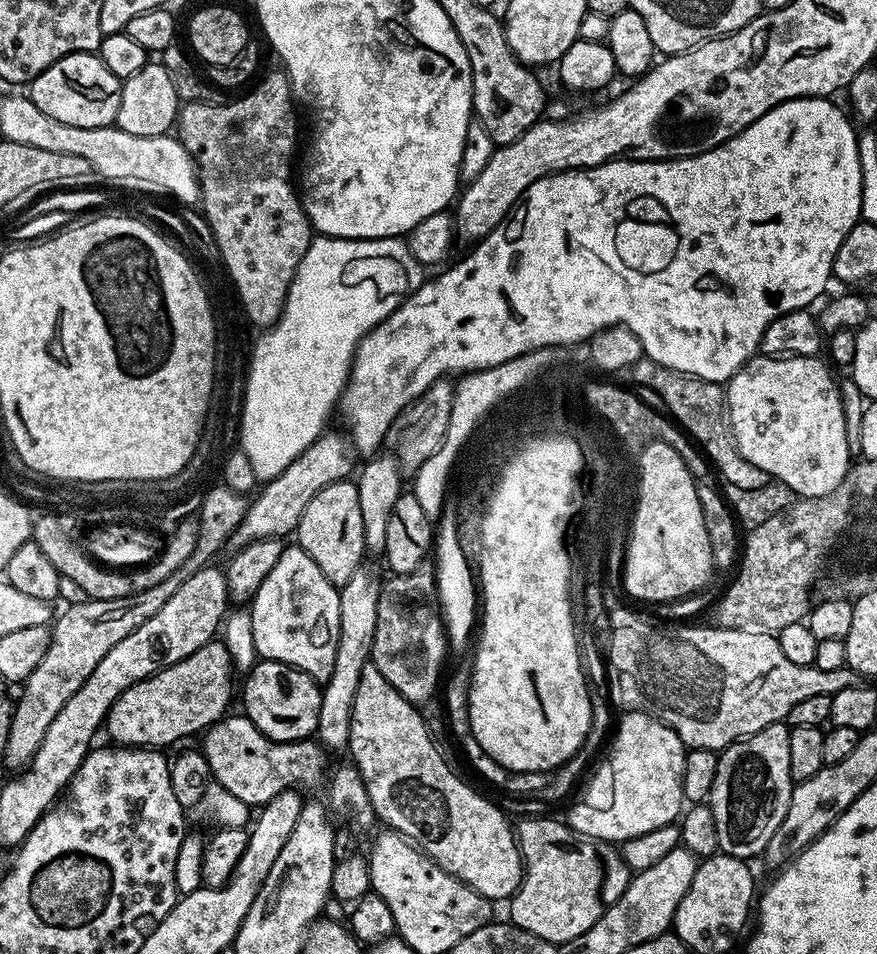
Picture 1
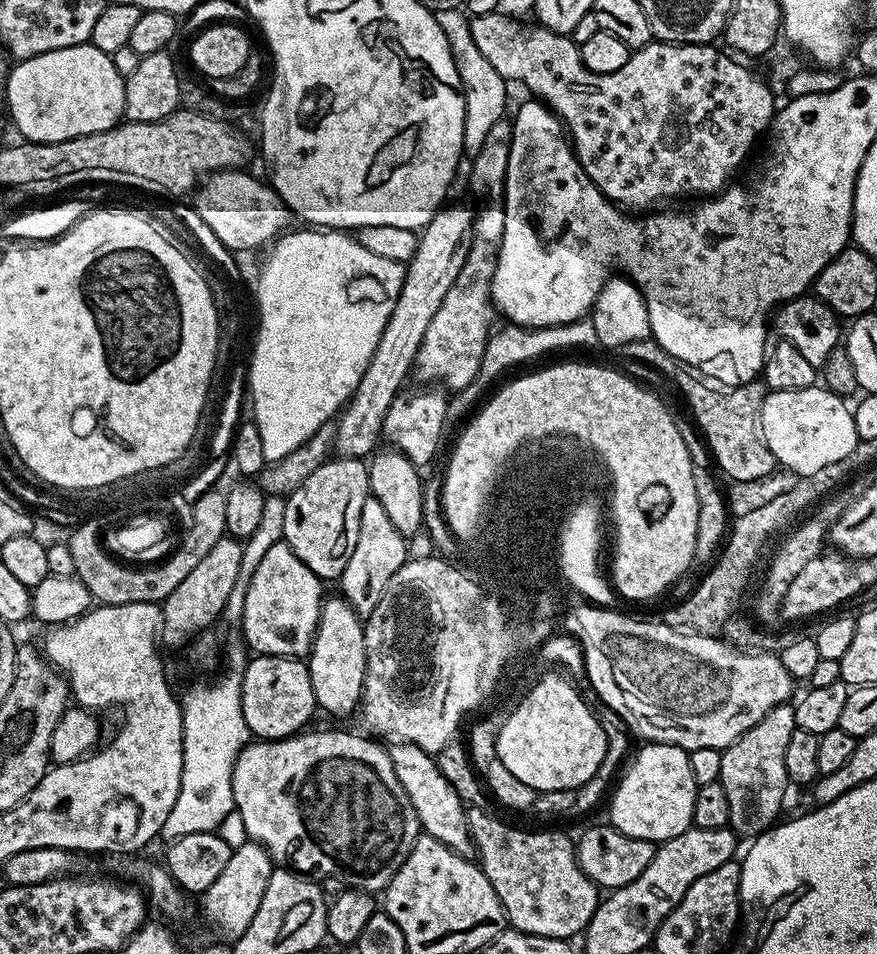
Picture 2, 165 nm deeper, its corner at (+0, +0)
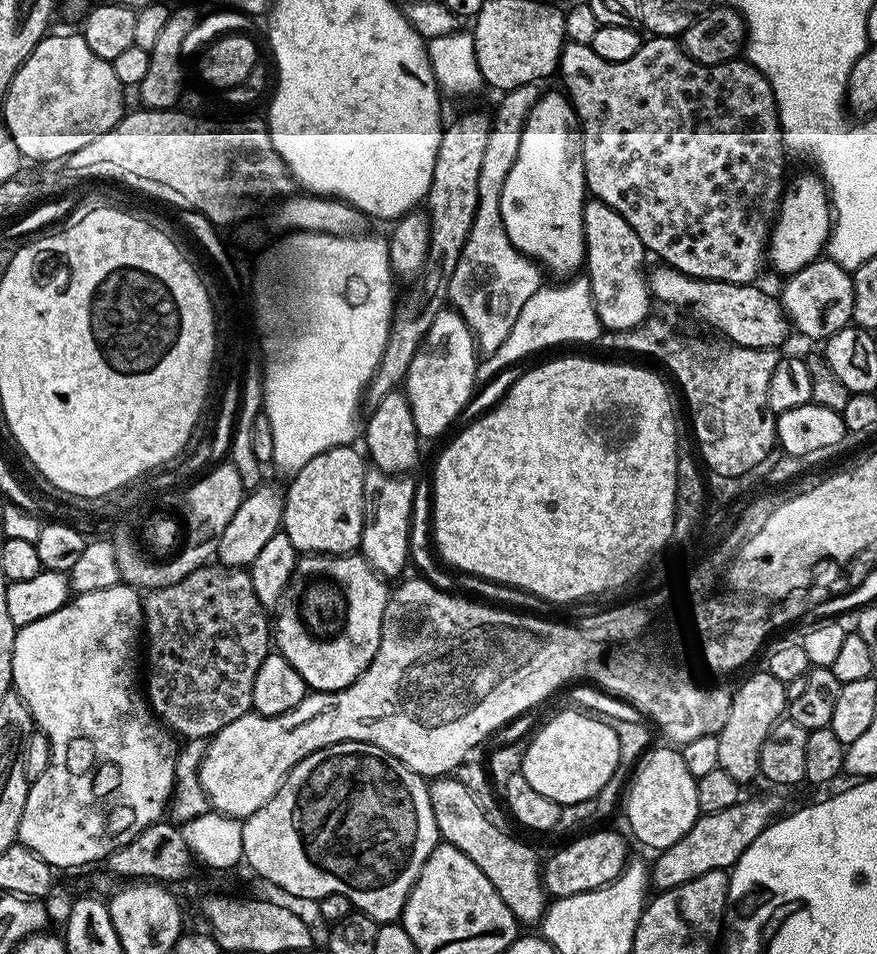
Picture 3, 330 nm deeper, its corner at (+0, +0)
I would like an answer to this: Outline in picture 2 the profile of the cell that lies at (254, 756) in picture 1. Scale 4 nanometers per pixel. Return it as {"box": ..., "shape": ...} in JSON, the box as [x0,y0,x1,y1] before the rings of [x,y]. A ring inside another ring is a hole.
{"box":[232,731,422,894],"shape":[[[301,731],[295,736],[288,736],[284,740],[266,740],[263,742],[249,742],[237,754],[236,764],[232,767],[232,788],[235,811],[242,814],[242,822],[246,822],[246,834],[269,853],[273,861],[280,866],[290,866],[291,871],[309,878],[321,878],[337,875],[342,878],[347,887],[361,888],[363,892],[373,894],[383,893],[388,883],[398,874],[402,862],[410,854],[414,842],[422,835],[420,819],[406,794],[402,790],[402,782],[398,782],[398,774],[394,774],[394,762],[387,747],[383,748],[375,739],[367,735],[355,736],[352,732],[308,732]]]}

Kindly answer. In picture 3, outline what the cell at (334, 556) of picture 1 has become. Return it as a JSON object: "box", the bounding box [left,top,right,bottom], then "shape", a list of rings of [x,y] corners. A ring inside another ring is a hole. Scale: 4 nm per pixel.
{"box":[282,447,366,556],"shape":[[[355,447],[331,448],[306,462],[291,477],[292,485],[284,492],[284,523],[282,531],[300,554],[323,554],[342,556],[359,549],[364,525],[364,473],[366,460],[355,452]]]}

